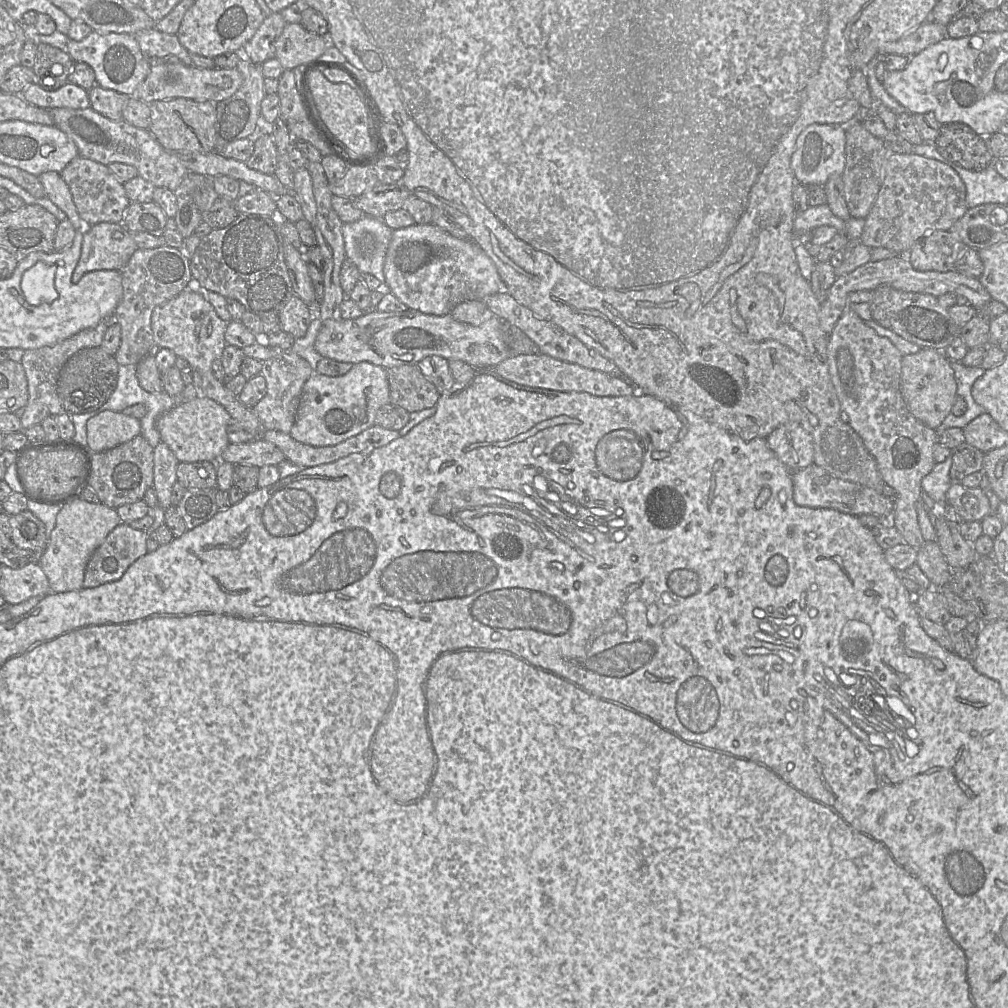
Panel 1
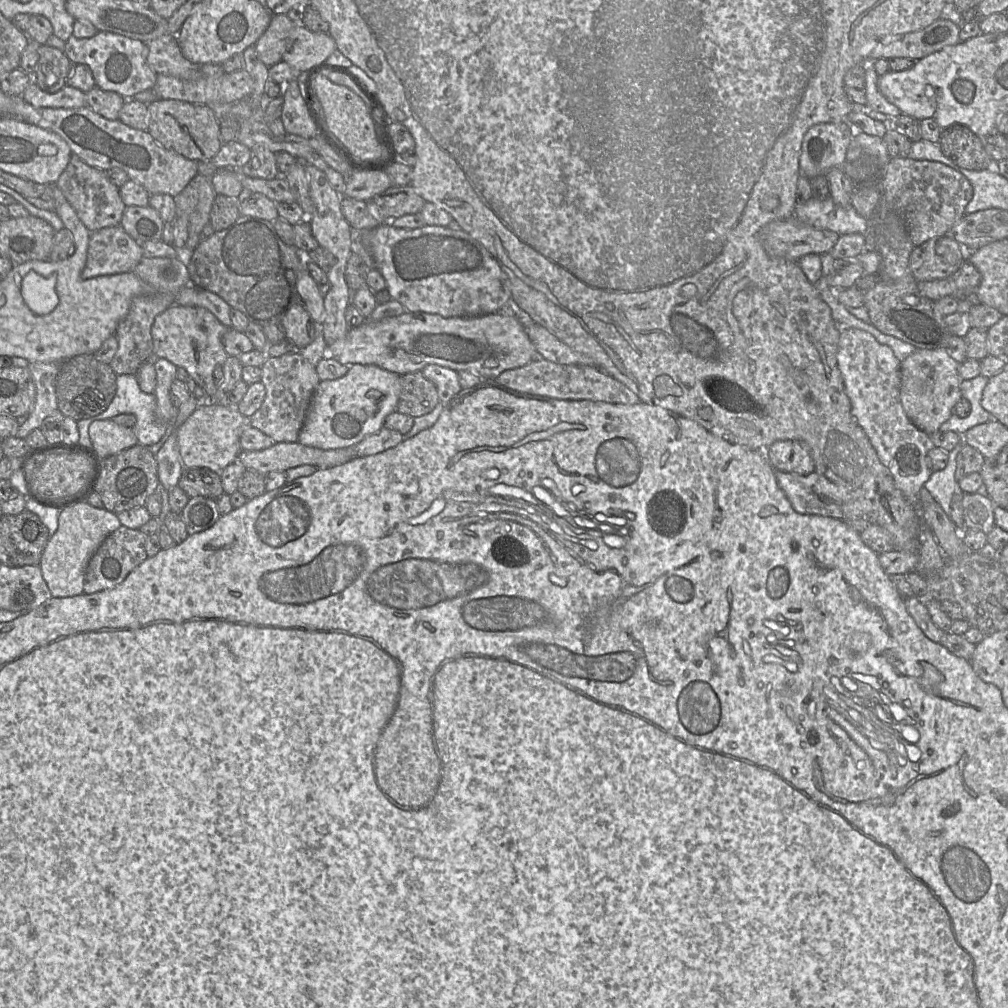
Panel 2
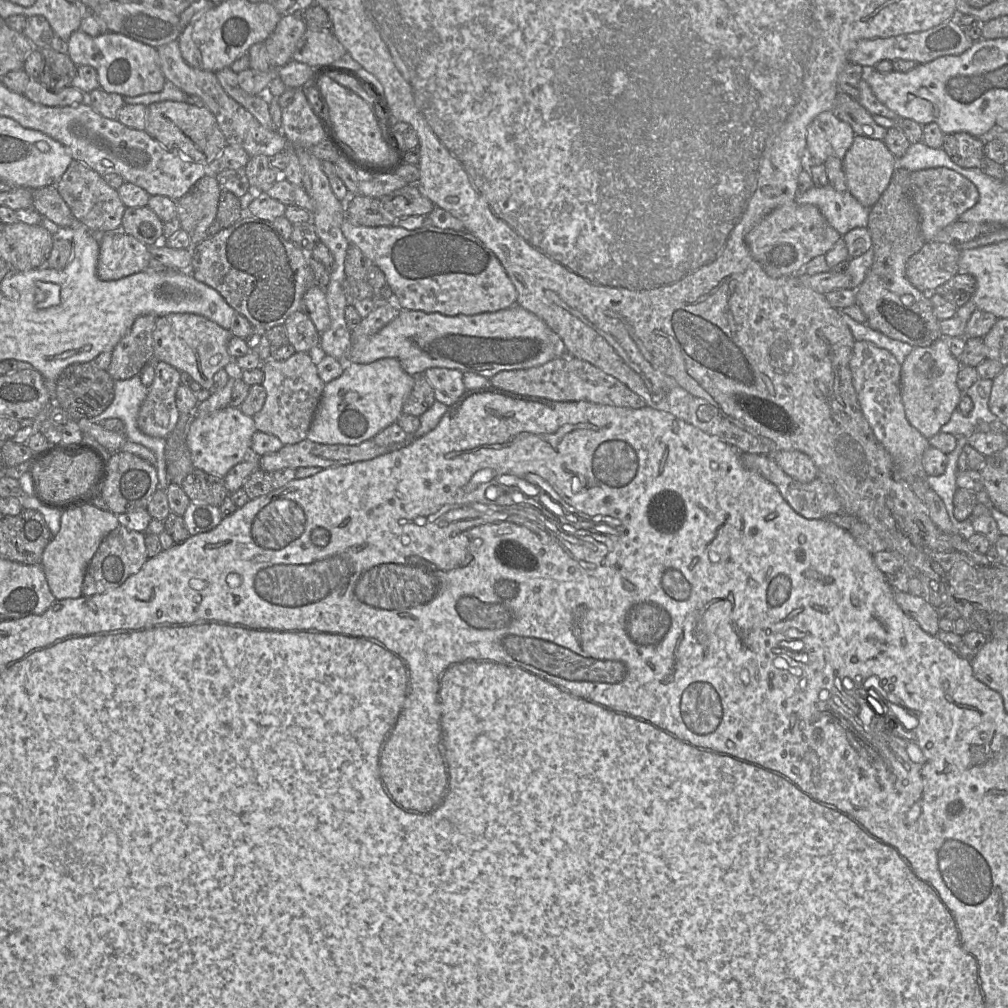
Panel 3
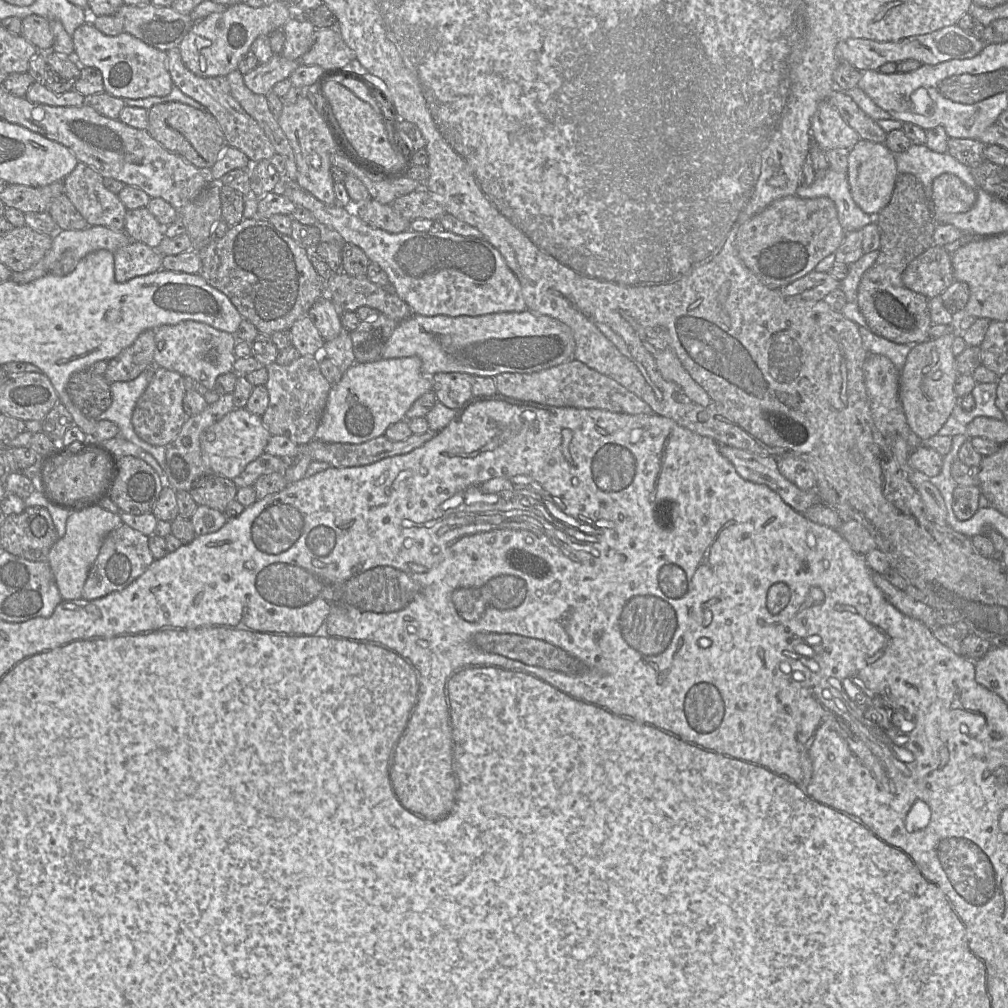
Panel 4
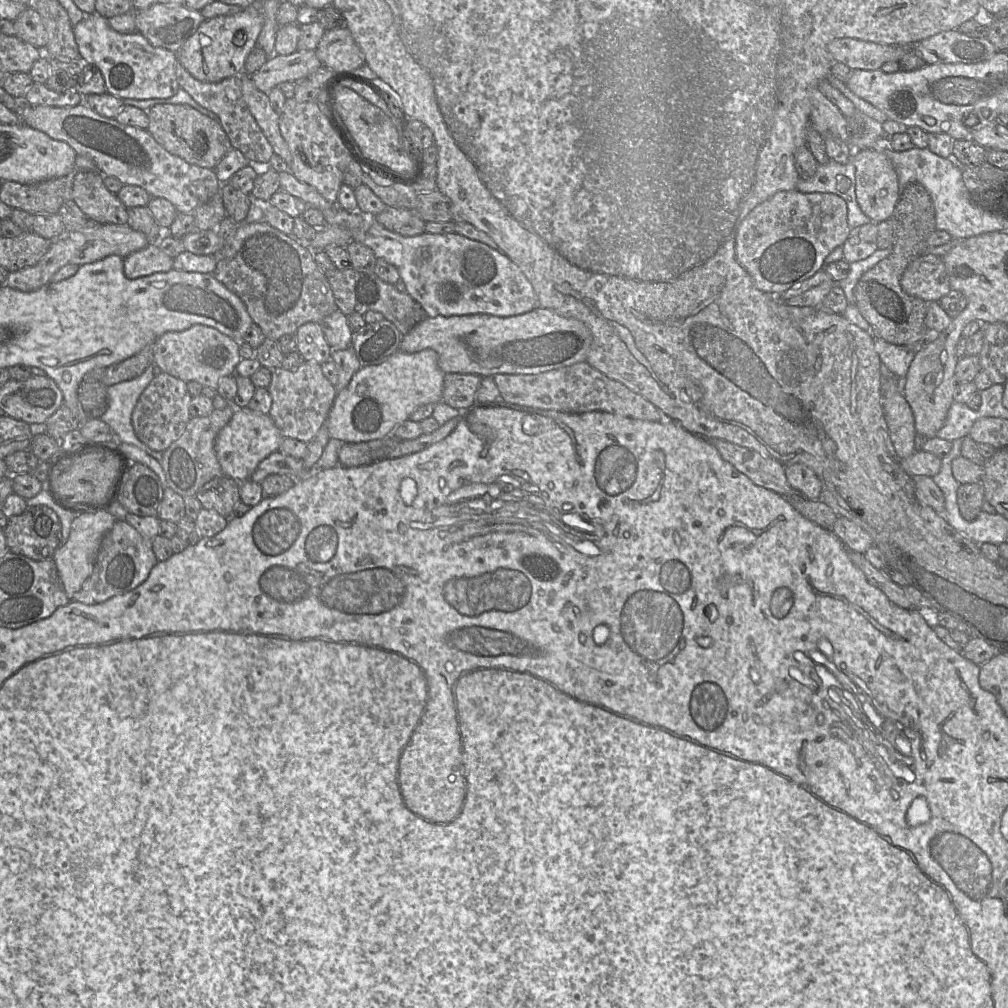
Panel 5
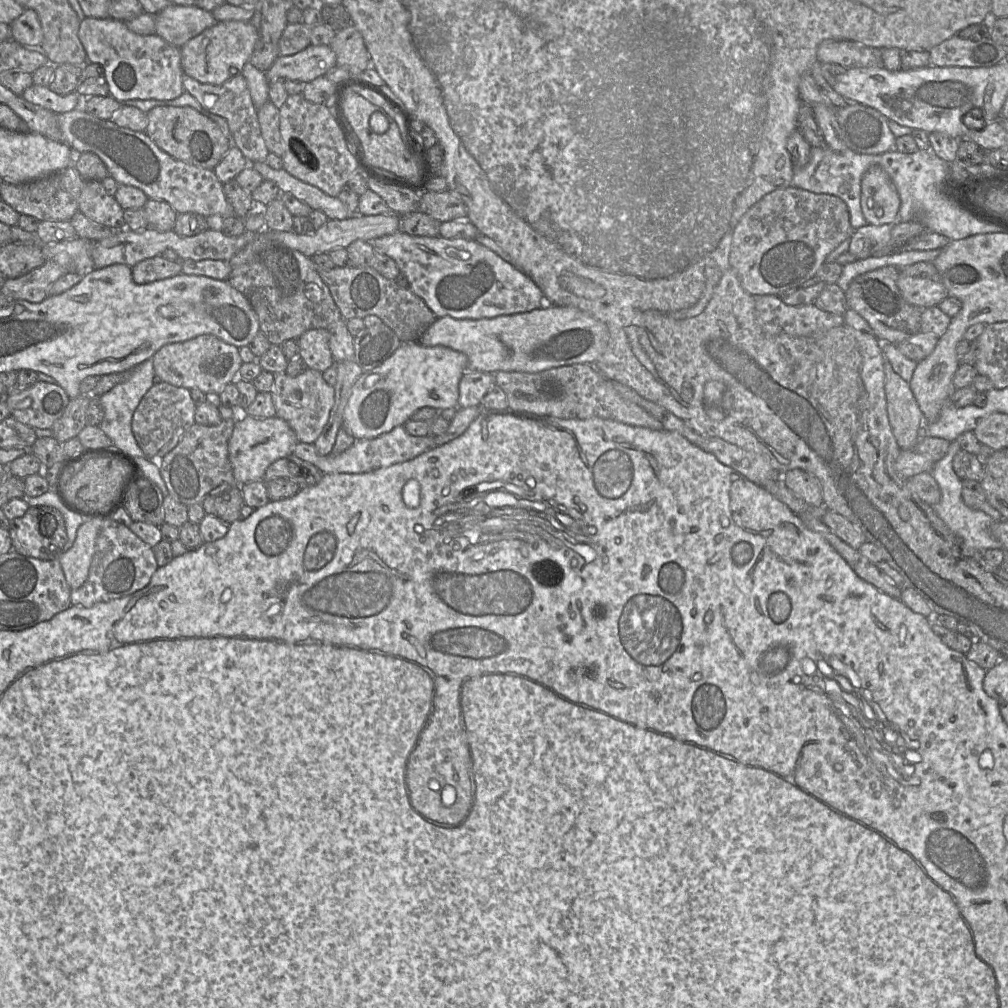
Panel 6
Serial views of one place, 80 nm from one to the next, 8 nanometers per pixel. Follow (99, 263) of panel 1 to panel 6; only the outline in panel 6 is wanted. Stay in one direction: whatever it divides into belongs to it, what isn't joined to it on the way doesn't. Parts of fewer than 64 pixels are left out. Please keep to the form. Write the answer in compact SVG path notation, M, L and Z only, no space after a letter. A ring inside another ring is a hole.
M160 255L145 259L131 268L133 281L137 284L147 284L182 274L180 259L170 261Z

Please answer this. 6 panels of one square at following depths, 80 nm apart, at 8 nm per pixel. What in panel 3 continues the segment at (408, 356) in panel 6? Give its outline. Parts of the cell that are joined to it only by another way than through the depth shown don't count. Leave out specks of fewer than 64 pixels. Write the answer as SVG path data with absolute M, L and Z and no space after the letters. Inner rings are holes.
M394 358L345 364L342 375L325 384L306 439L329 445L357 445L372 439L403 415L402 407L413 383L414 377L406 373Z

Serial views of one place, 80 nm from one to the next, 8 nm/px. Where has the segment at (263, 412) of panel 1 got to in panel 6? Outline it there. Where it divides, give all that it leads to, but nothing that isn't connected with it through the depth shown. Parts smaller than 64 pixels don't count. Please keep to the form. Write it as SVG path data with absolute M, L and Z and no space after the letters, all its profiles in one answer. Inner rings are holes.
M310 368L295 377L288 376L285 372L273 374L274 383L270 393L275 406L275 417L289 424L299 442L314 443L328 422L334 405L334 387L326 383L322 373Z

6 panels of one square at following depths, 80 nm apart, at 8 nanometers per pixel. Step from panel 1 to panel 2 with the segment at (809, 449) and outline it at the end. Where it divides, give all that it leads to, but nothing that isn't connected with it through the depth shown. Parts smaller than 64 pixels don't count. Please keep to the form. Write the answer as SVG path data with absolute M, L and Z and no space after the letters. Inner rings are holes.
M776 441L764 453L776 470L799 475L808 475L815 471L814 460L808 446L801 441Z

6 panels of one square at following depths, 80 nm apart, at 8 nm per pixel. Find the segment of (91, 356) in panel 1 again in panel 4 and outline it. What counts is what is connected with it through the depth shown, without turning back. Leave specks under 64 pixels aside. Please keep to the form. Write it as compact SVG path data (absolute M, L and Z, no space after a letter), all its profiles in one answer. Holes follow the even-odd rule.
M89 366L69 377L66 390L84 416L96 419L112 403L110 385L104 375L91 372Z

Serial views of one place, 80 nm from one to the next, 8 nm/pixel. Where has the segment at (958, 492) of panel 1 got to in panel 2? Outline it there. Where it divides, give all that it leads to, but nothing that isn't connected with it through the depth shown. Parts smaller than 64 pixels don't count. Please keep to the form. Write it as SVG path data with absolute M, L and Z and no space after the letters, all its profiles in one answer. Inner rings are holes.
M965 493L962 500L965 528L988 534L995 526L994 502L988 495Z

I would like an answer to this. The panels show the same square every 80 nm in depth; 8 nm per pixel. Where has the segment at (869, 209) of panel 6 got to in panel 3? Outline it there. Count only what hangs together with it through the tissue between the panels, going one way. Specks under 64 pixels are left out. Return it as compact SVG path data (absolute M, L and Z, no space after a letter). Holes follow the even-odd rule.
M855 135L851 147L843 159L848 191L866 208L872 208L889 186L897 167L897 158L883 140Z

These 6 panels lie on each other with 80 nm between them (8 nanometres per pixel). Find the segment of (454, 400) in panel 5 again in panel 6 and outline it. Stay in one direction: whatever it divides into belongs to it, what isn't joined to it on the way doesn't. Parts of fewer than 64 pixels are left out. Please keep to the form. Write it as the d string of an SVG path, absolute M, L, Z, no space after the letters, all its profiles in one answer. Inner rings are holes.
M466 371L459 382L458 408L479 406L486 393L495 385L495 373Z

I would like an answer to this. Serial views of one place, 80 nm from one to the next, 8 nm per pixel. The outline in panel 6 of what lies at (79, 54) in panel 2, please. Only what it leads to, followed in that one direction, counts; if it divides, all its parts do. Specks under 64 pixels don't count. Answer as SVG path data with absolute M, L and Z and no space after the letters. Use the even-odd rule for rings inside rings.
M85 17L80 22L78 37L87 61L103 68L109 95L120 103L129 100L173 100L185 91L180 47L160 36L136 34L121 20Z

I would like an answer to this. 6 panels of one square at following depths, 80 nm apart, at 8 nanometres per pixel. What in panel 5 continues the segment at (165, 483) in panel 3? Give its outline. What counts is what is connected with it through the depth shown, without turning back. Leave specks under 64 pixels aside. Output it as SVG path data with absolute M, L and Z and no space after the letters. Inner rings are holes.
M151 364L140 376L109 386L107 388L108 409L100 417L100 420L112 428L119 442L138 447L160 463L163 452L155 451L140 441L132 426L132 413L136 403L142 392L159 372L161 371Z

